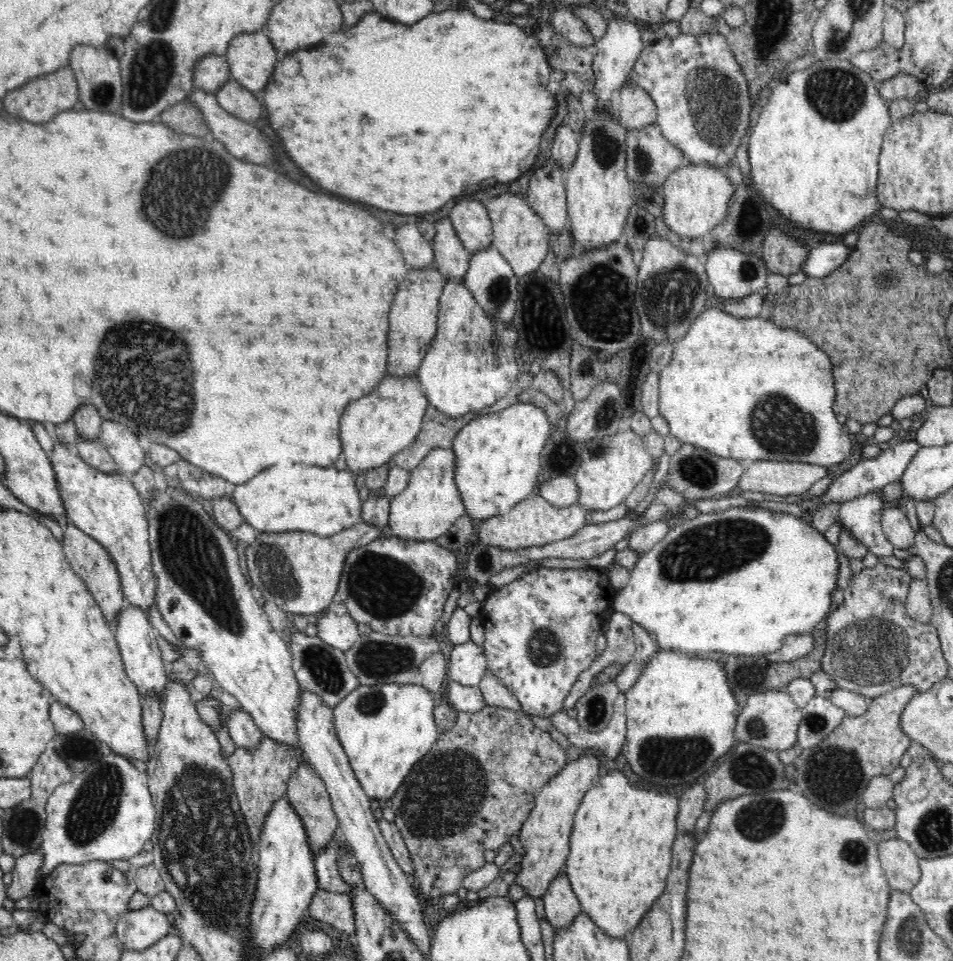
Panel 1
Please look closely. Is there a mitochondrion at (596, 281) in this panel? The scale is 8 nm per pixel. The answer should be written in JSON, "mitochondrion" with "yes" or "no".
{"mitochondrion":"yes"}

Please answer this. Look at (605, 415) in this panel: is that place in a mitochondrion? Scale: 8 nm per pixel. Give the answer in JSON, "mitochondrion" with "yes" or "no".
{"mitochondrion":"yes"}

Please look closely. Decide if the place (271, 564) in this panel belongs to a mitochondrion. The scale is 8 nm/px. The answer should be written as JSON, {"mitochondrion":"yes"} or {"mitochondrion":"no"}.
{"mitochondrion":"yes"}

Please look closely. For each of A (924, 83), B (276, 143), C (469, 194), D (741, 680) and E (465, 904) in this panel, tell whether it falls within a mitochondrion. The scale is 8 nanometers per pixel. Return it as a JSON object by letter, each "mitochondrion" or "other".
{"A":"other","B":"other","C":"other","D":"other","E":"other"}

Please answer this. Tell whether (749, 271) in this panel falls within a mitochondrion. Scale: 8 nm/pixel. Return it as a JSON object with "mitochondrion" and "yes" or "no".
{"mitochondrion":"yes"}

